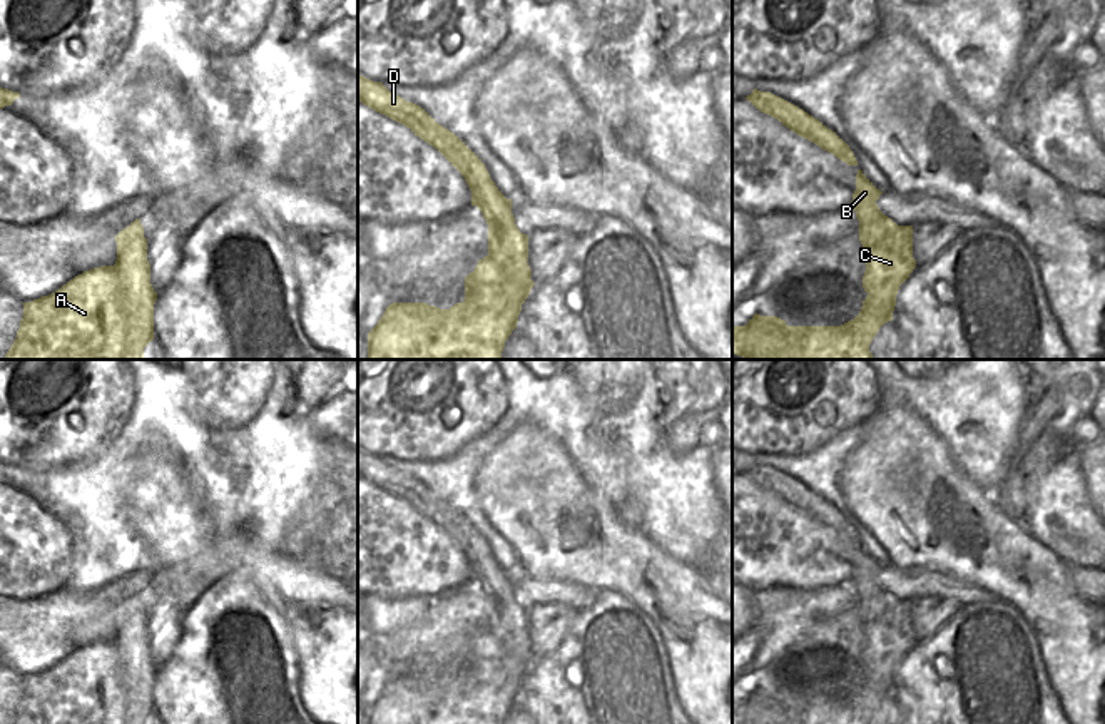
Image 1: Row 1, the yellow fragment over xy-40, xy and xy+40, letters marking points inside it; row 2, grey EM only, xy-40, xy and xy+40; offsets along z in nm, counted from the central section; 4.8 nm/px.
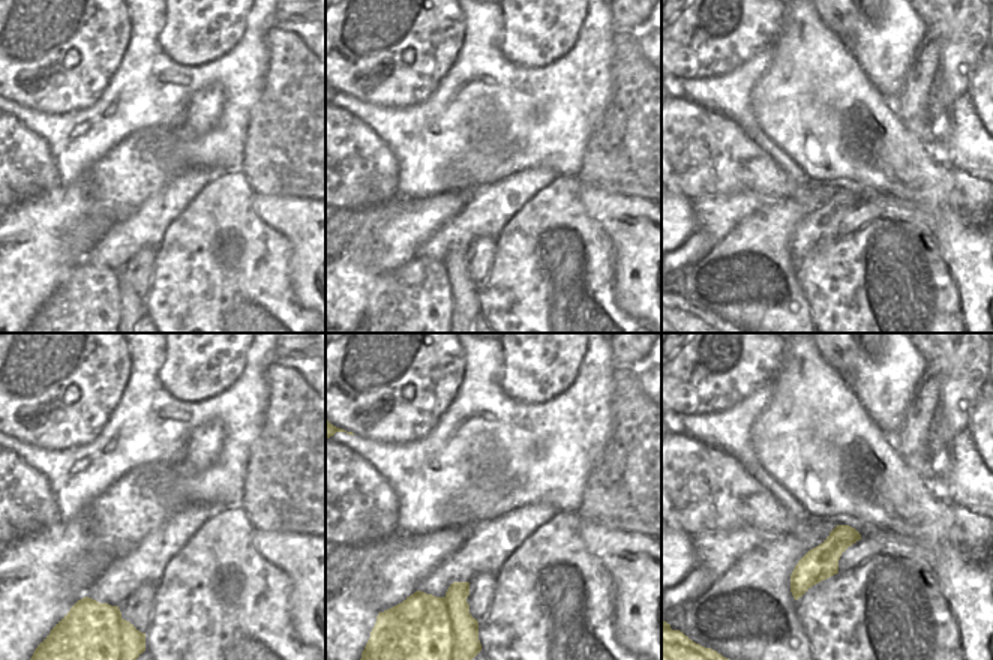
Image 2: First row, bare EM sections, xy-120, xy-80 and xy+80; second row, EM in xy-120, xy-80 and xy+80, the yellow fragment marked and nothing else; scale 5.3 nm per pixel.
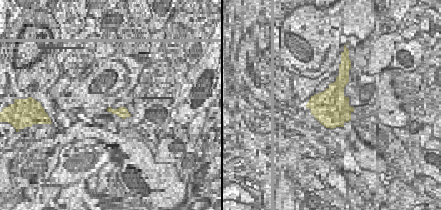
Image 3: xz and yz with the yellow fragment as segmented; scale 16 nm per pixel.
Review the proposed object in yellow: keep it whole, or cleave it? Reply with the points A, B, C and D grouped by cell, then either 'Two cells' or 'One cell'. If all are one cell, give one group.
Groups: A C / B D. Two cells.

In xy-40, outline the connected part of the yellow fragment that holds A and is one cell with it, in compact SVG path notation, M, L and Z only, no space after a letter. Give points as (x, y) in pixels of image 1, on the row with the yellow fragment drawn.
M100 266L70 279L60 289L23 303L17 338L3 359L124 359L127 313L114 266Z

